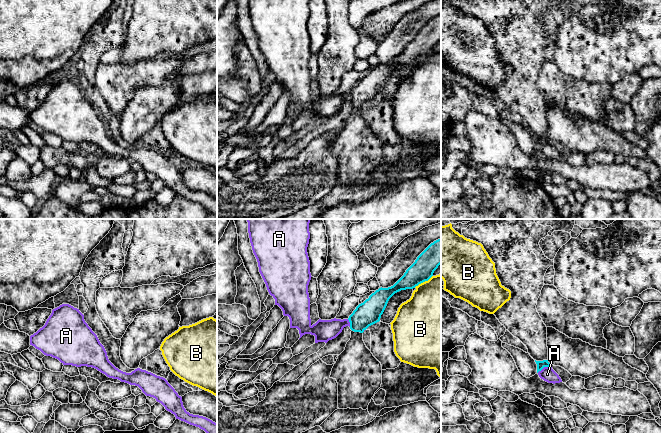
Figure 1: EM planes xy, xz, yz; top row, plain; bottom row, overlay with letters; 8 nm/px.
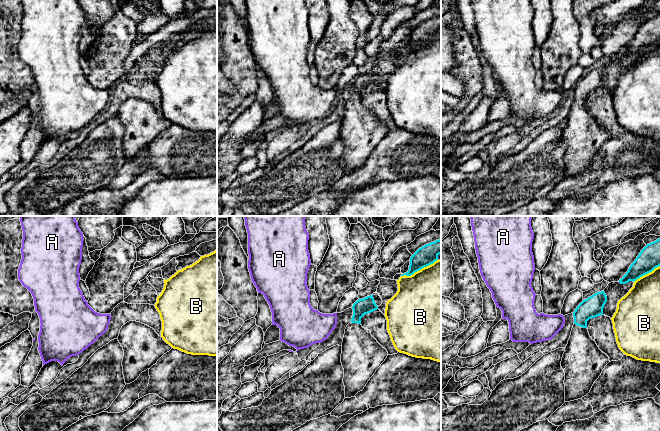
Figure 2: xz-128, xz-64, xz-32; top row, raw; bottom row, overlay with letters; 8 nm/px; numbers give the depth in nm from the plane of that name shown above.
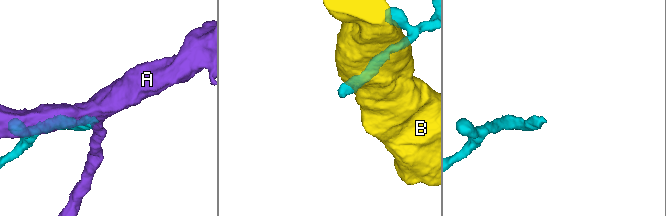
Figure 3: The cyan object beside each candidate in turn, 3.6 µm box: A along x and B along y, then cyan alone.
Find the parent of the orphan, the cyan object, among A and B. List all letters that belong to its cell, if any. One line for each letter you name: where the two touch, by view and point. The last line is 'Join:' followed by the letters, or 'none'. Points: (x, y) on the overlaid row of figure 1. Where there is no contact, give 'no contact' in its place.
Join: none

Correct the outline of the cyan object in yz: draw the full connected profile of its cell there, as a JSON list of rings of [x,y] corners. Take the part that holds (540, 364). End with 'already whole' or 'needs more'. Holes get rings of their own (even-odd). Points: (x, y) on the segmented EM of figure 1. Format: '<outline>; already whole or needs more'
[[[547,327],[548,359],[536,361],[537,373],[544,367],[560,366],[572,376],[589,378],[597,374],[625,381],[649,382],[646,374],[626,364],[607,349],[572,339],[553,327]]]; needs more

